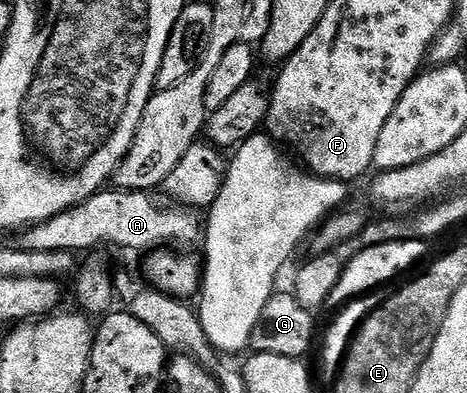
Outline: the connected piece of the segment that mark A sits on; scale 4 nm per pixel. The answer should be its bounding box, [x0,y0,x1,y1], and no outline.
[19,188,202,252]

